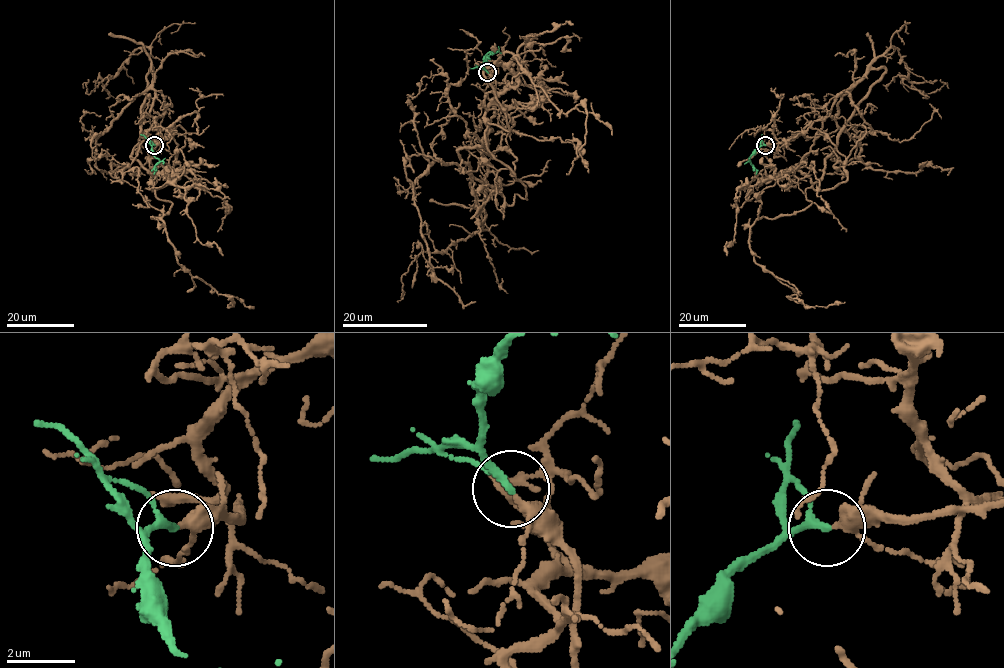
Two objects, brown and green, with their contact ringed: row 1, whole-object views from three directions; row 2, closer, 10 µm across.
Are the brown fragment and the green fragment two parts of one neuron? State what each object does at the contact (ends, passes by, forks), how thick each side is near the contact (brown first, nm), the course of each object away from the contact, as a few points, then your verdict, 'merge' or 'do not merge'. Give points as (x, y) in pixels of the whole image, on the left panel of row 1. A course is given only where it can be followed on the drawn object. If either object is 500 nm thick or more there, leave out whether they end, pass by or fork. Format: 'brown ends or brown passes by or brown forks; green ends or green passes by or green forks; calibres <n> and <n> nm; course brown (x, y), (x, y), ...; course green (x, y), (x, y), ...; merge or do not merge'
brown passes by; green passes by; calibres 240 and 180 nm; course brown (155, 145), (154, 120), (177, 145), (152, 218), (235, 302); course green (154, 145), (152, 154), (159, 162), (153, 174); merge

